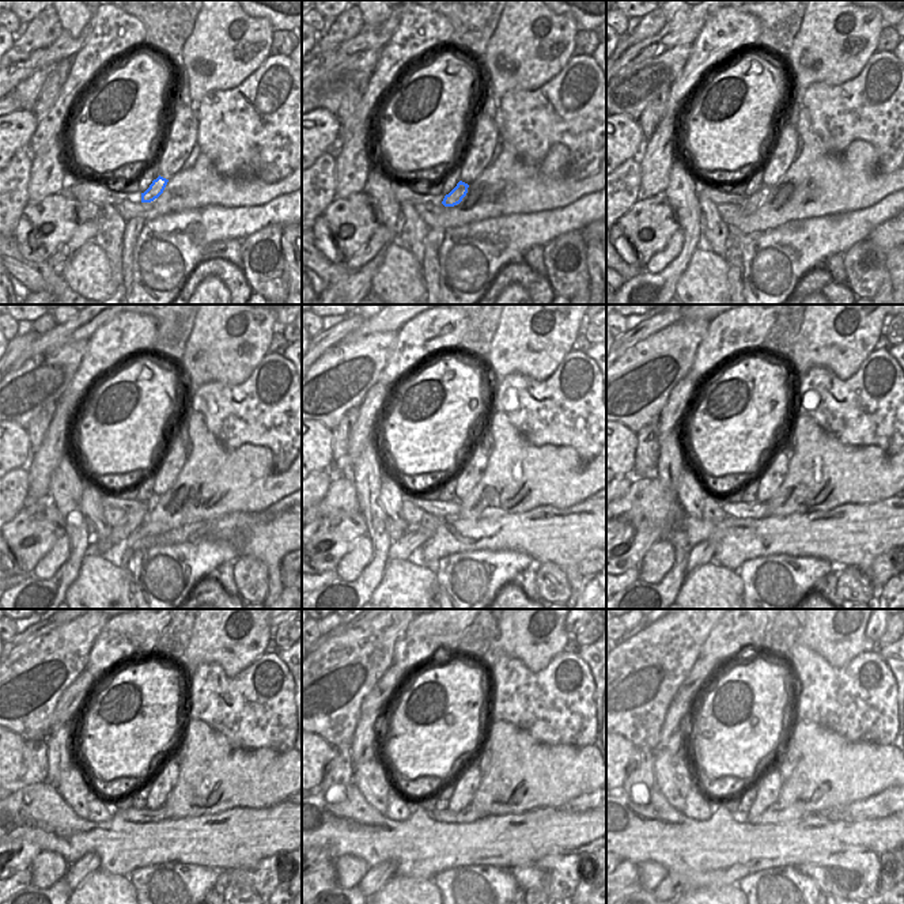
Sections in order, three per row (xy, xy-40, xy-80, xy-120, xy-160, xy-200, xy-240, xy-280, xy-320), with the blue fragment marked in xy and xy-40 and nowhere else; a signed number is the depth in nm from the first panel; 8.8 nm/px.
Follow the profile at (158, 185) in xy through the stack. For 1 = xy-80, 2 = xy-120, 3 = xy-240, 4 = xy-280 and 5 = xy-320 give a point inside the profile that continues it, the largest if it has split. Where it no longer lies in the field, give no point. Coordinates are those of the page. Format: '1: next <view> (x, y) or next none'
1: next xy-80 (752, 203)
2: next xy-120 (133, 519)
3: next xy-240 (89, 863)
4: next xy-280 (377, 877)
5: next xy-320 (673, 885)

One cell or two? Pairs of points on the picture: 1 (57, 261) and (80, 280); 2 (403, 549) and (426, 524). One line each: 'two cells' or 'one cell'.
1: two cells
2: one cell

